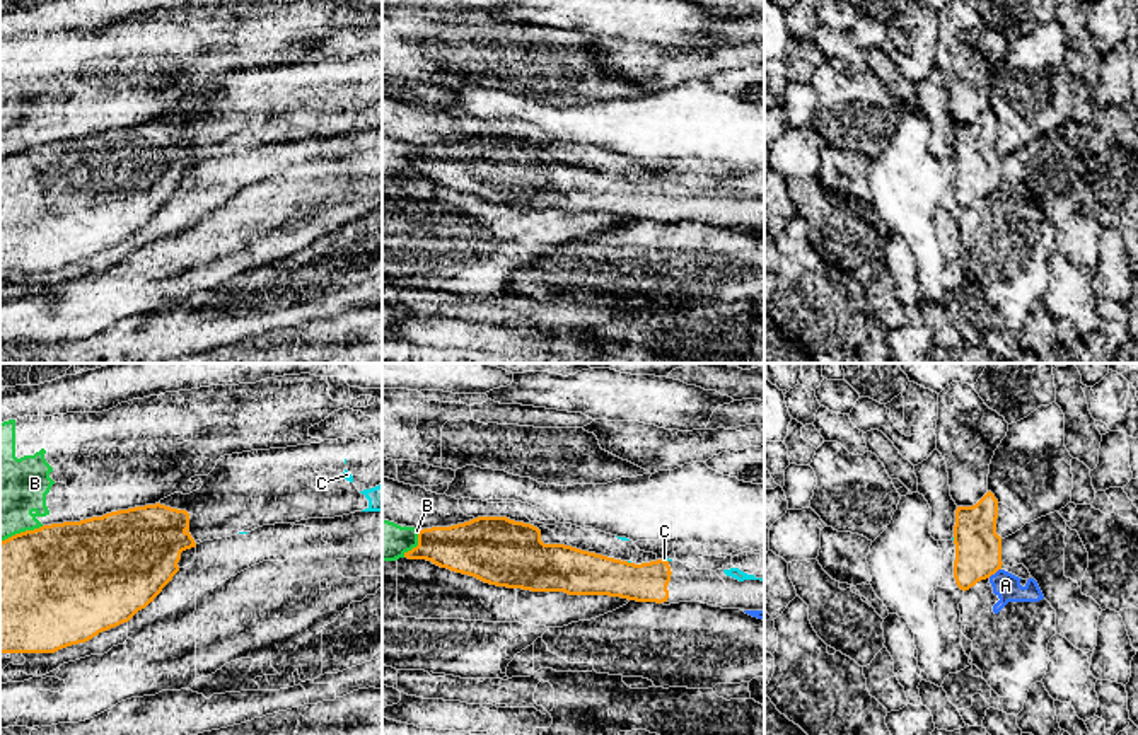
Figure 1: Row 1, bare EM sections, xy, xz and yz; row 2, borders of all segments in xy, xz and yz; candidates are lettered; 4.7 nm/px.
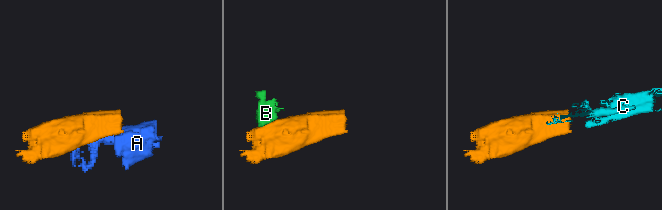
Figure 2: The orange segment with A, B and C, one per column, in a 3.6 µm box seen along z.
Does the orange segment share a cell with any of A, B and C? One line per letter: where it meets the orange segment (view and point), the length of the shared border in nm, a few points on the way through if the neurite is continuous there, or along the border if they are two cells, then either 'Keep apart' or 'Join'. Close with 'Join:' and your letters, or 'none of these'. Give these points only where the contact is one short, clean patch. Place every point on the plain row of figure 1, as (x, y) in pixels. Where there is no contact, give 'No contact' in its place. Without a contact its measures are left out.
A: Touches orange at yz (993, 191). Shared border 80 nm. Keep apart
B: Touches orange at xz (417, 164). Shared border 140 nm. Boundary: xz (418, 150), (418, 161), (403, 174). Keep apart
C: Touches orange at xz (666, 179). Shared border 30 nm. Path across: xz (647, 200), (666, 179), (664, 176). Join
Join: C

